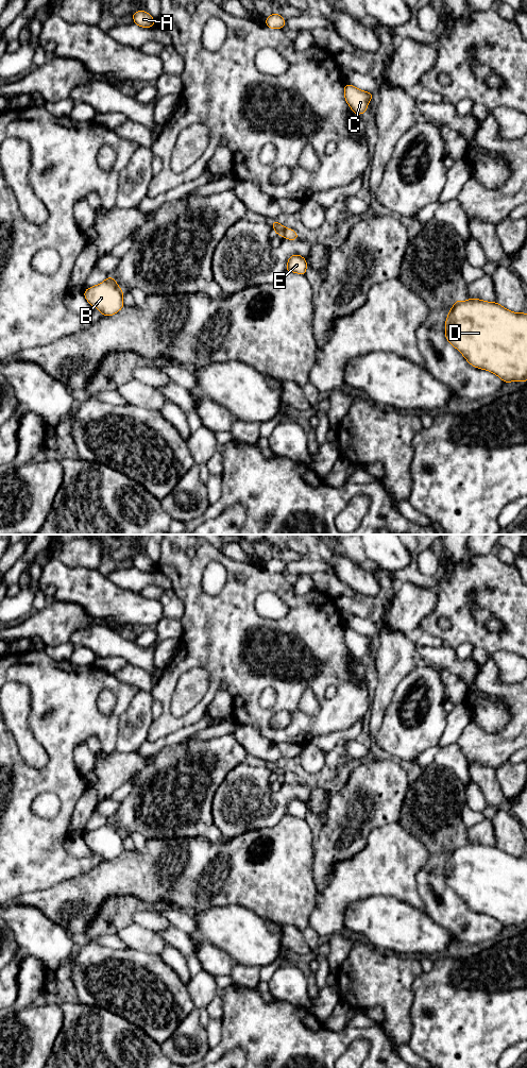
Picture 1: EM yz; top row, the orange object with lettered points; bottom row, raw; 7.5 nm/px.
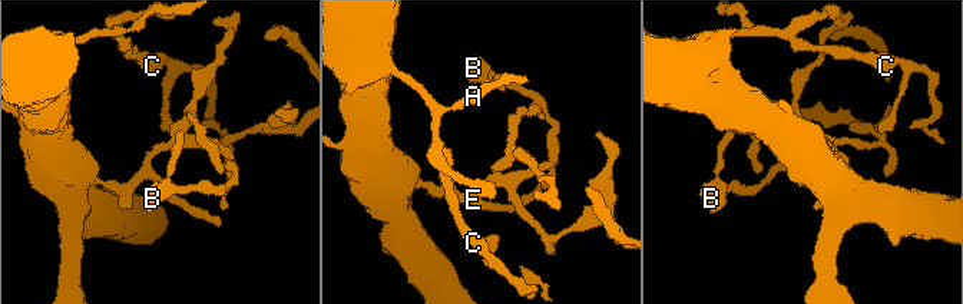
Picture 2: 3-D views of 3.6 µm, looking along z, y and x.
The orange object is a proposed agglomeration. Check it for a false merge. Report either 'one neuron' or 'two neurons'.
one neuron

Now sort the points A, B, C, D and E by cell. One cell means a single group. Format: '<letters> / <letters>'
A B C D E

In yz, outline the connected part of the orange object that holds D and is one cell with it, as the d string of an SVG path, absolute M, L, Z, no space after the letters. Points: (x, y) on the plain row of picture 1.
M456 844L445 864L445 883L466 905L496 918L504 927L527 926L527 858L516 858L497 846Z

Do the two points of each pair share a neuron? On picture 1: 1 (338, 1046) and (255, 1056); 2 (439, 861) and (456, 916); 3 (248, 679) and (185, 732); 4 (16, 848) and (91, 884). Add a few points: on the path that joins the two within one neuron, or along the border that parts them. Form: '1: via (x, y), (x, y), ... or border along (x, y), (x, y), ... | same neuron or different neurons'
1: via (318, 1046), (275, 1046) | same neuron
2: via (438, 875), (438, 890), (444, 898), (444, 902) | same neuron
3: border along (203, 712), (199, 721), (182, 728) | different neurons
4: border along (97, 864), (52, 886) | different neurons

